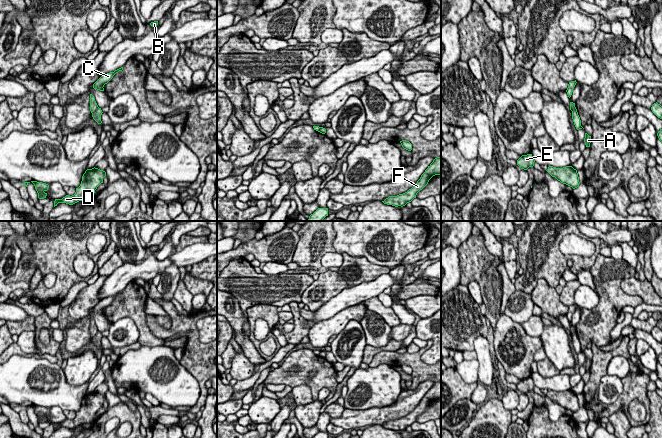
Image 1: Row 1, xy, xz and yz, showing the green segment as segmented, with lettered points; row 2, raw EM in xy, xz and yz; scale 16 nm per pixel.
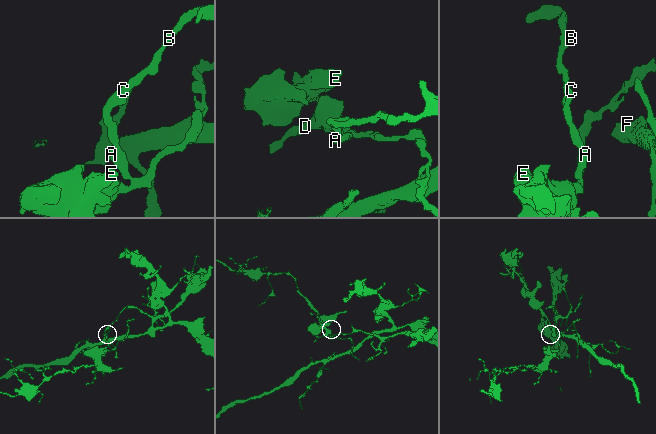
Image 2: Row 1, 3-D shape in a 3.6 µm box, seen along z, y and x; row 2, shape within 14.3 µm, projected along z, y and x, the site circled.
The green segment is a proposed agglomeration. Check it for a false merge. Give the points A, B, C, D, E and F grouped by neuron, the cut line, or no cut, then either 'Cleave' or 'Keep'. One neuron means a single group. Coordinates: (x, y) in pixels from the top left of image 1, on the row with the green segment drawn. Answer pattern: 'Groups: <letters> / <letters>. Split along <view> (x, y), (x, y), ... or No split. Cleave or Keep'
Groups: A D E / B C F. Split along xy (98, 107), (92, 113). Cleave

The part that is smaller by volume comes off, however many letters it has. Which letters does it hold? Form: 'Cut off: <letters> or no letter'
Cut off: A, D, E

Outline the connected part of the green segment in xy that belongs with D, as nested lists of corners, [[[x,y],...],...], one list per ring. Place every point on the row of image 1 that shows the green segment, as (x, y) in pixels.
[[[98,168],[87,169],[82,176],[81,184],[76,188],[74,195],[66,195],[62,199],[55,199],[54,207],[58,203],[66,203],[73,205],[79,201],[94,198],[94,193],[97,187],[103,183],[103,178],[106,176],[106,172]]]

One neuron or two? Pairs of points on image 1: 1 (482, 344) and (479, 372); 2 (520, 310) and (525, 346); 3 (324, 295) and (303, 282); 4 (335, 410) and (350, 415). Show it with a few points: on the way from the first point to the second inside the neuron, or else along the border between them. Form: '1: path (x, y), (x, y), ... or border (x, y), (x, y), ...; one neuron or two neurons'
1: path (482, 351), (482, 365); one neuron
2: border (504, 313), (520, 324); two neurons
3: border (314, 280), (302, 294), (301, 301); two neurons
4: border (344, 408), (339, 417), (331, 418); two neurons

